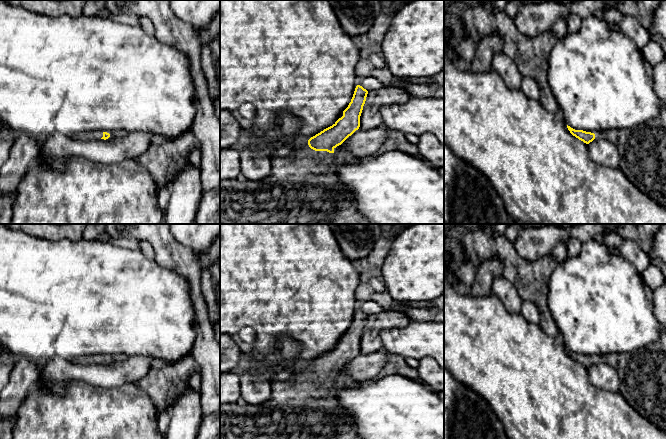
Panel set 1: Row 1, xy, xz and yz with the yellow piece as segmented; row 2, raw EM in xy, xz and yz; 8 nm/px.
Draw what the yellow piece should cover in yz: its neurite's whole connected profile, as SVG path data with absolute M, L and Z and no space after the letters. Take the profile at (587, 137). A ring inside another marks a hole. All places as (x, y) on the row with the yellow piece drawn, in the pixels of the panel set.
M666 106L658 117L635 127L622 130L605 130L598 133L575 130L567 125L570 133L586 144L595 138L604 138L613 143L620 157L619 169L626 178L655 203L666 208Z

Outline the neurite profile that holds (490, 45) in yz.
M491 34L484 37L479 43L472 62L468 68L474 73L484 73L492 70L491 63L495 54L501 53L504 45L501 37Z

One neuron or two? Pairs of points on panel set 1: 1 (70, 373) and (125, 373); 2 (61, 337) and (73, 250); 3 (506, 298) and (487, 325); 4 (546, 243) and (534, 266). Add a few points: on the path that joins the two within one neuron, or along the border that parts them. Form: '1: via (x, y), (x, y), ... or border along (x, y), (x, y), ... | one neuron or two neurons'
1: via (84, 373), (111, 373) | one neuron
2: via (61, 315), (61, 304), (73, 292), (73, 272) | one neuron
3: border along (492, 293), (509, 313), (520, 313) | two neurons
4: border along (516, 250), (527, 260), (538, 260), (548, 256) | two neurons

